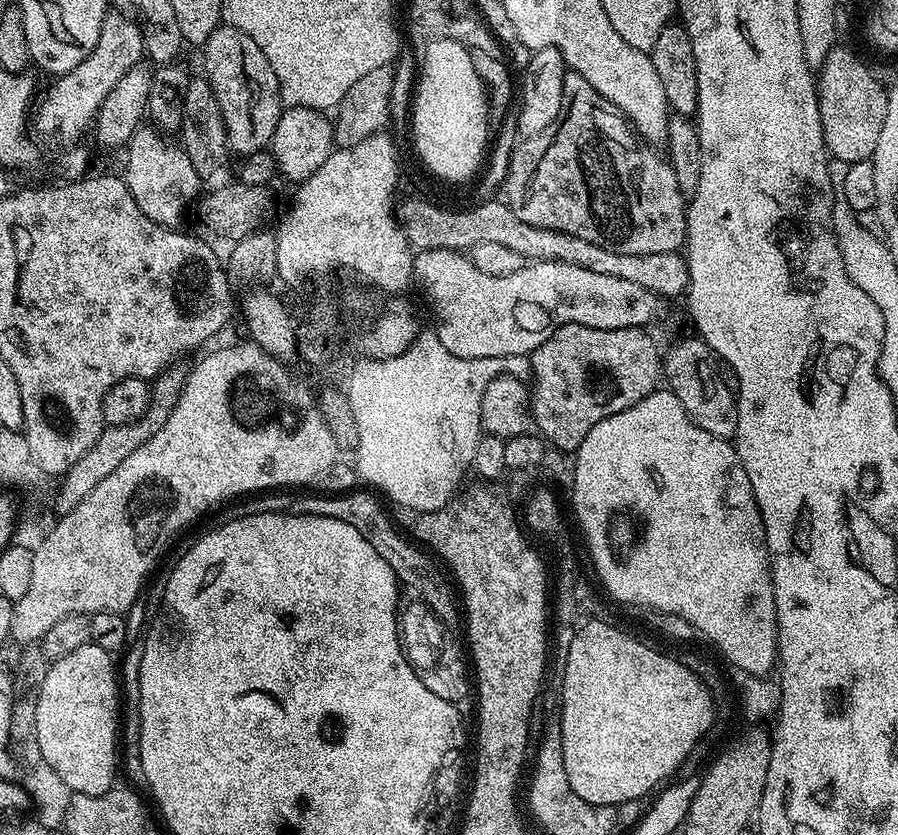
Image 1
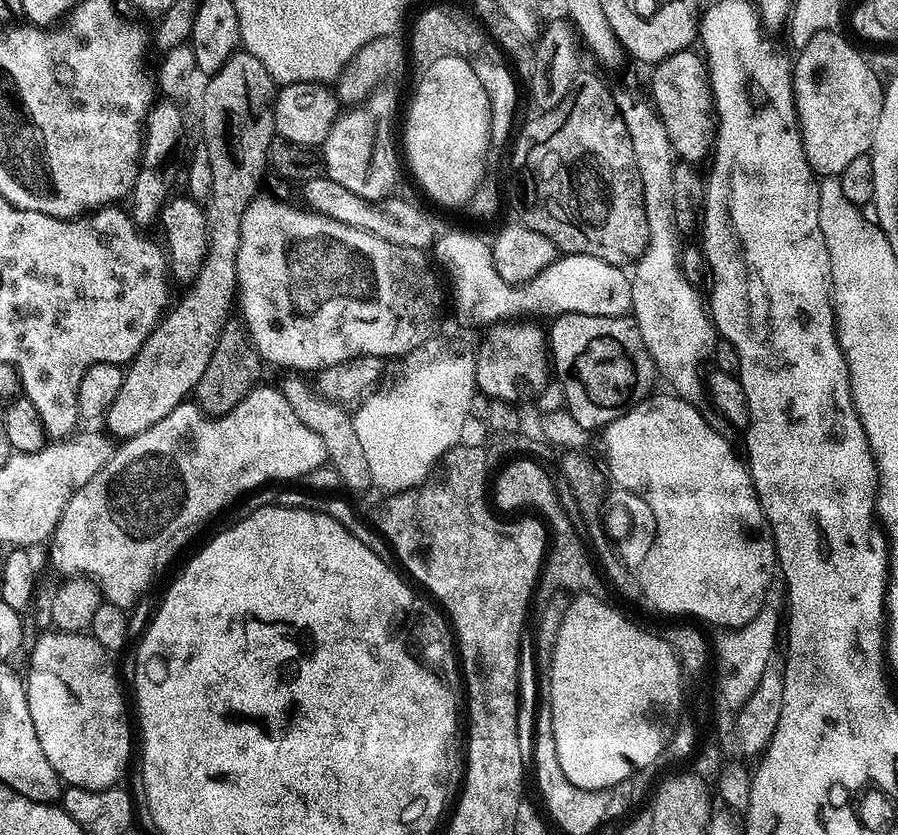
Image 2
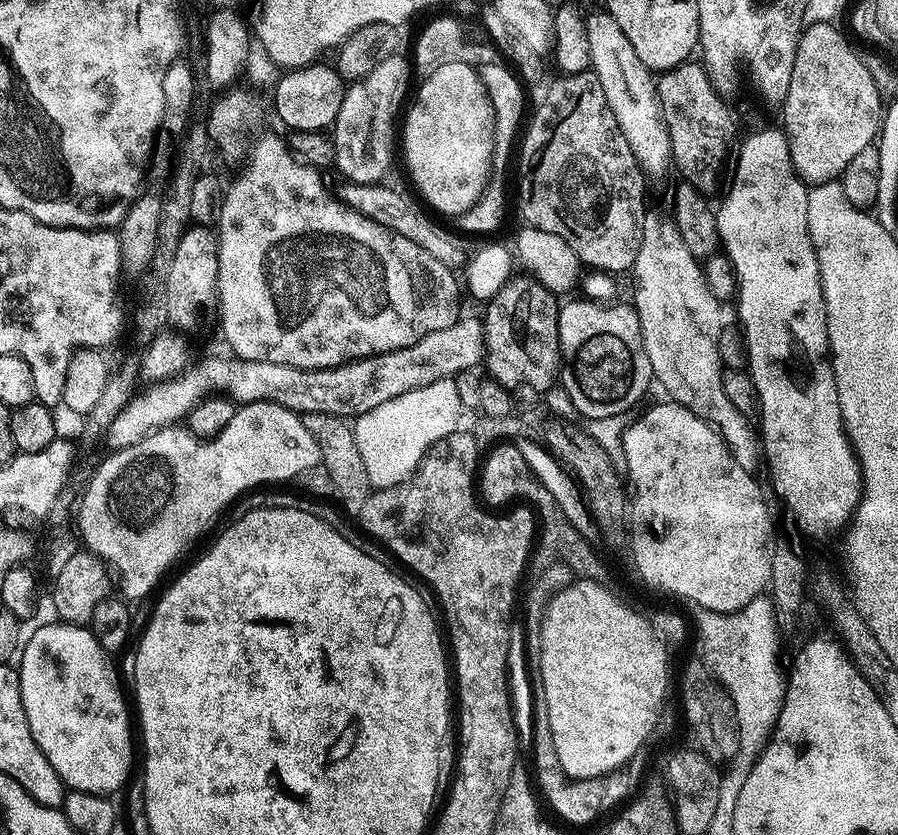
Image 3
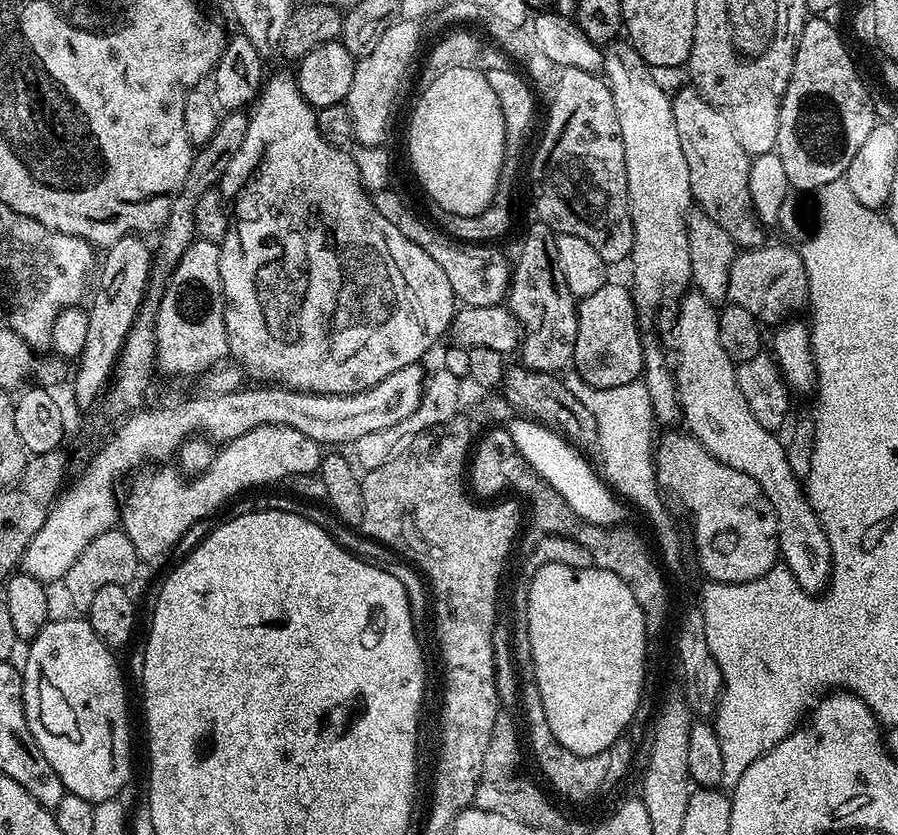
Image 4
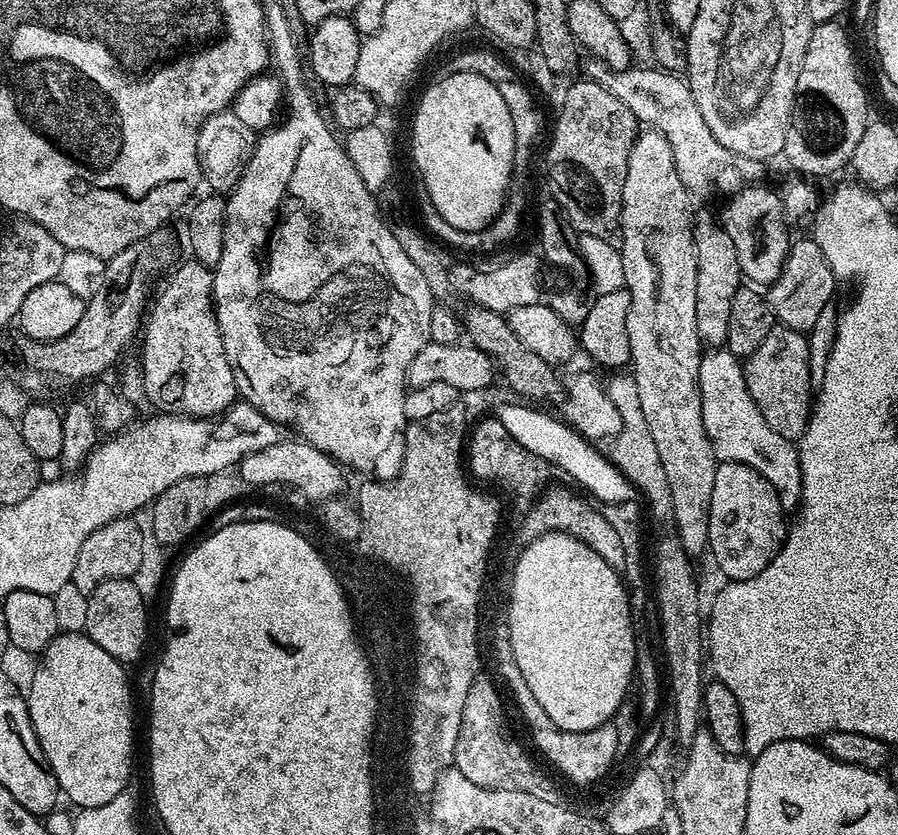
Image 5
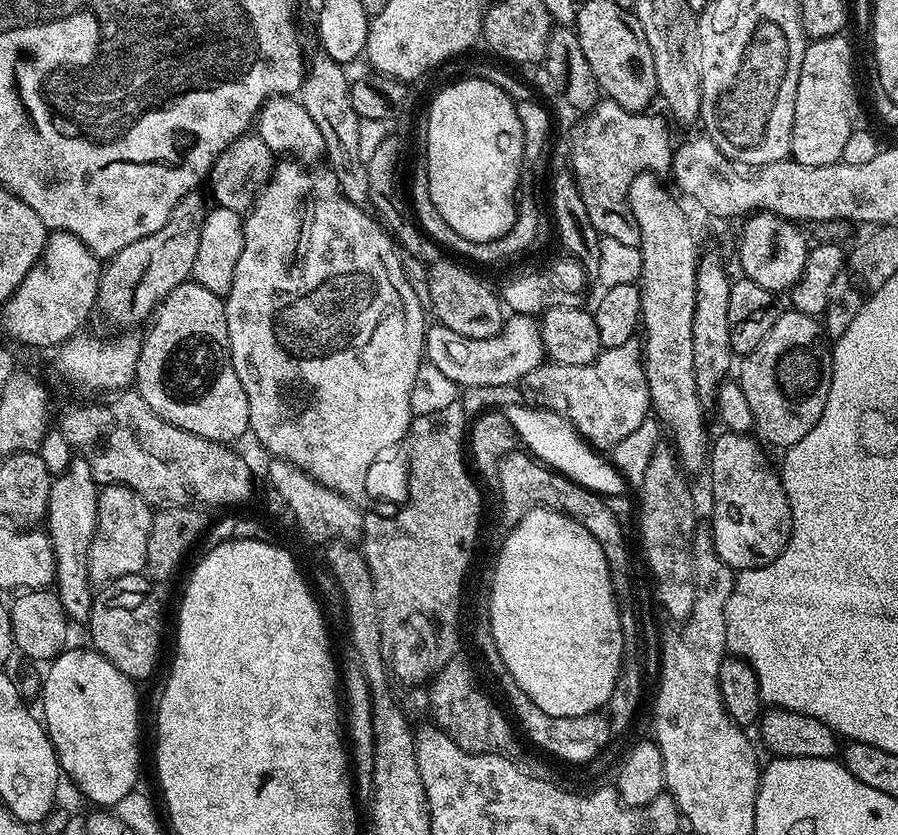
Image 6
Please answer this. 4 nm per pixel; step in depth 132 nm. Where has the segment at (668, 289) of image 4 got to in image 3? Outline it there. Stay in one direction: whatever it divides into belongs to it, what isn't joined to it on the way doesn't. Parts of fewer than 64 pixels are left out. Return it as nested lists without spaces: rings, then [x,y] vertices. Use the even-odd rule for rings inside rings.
[[[607,10],[599,11],[593,16],[589,15],[584,21],[586,38],[590,42],[591,71],[598,78],[598,82],[606,94],[606,102],[610,106],[622,134],[626,134],[626,142],[630,144],[630,150],[634,150],[634,158],[640,164],[640,171],[648,178],[664,176],[667,174],[668,168],[670,172],[673,167],[672,147],[670,146],[670,134],[664,125],[664,115],[660,113],[660,99],[656,96],[657,77],[652,69],[644,65],[642,58],[638,58],[638,54],[634,54],[634,46],[630,46],[630,38],[626,38],[626,34],[622,34],[622,26],[618,26],[618,22],[614,22],[614,18]]]

